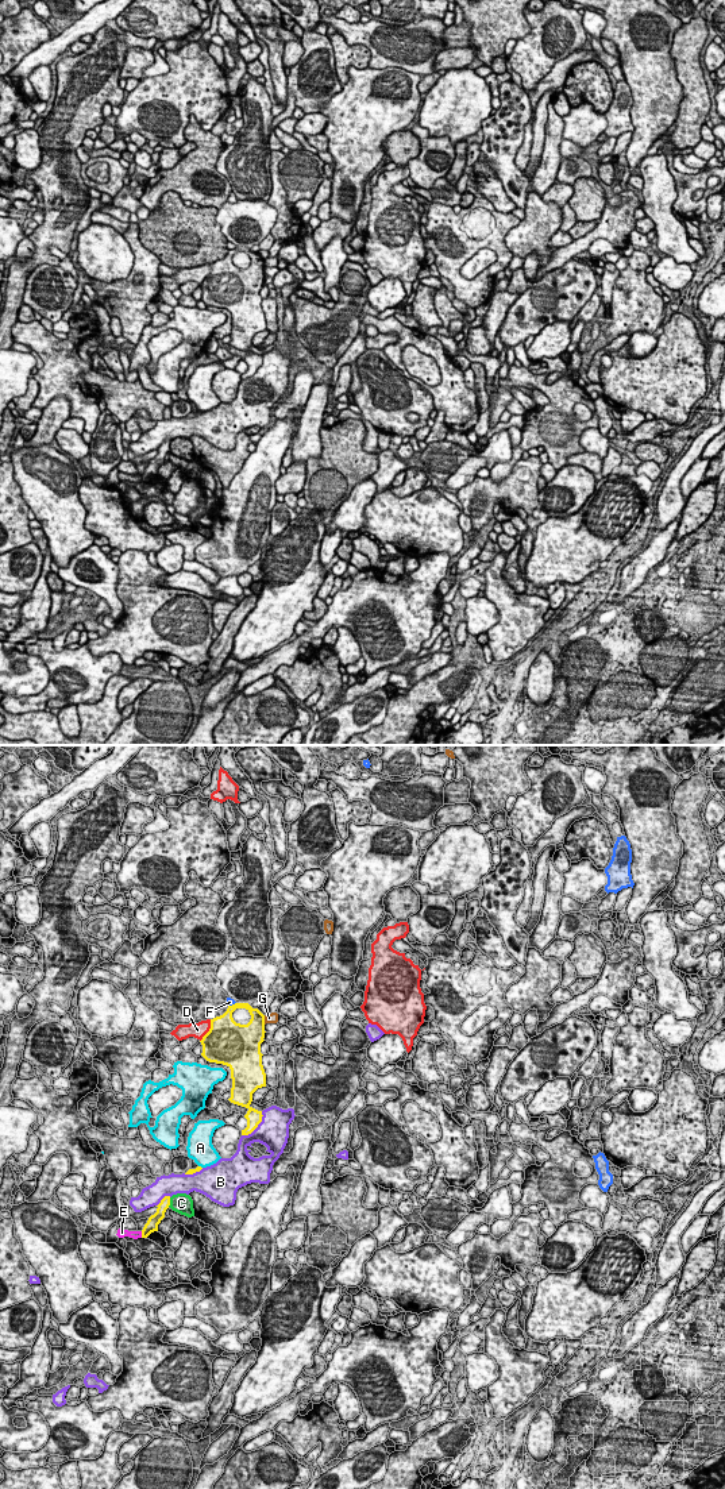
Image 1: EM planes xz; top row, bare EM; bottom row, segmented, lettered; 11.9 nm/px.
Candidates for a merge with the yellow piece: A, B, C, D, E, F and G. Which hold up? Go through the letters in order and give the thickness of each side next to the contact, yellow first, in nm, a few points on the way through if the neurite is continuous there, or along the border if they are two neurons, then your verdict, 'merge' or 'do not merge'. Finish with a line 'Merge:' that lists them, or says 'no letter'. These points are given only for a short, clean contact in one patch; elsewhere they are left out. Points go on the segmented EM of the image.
A: calibres 60 and 300 nm; do not merge
B: calibres 190 and 380 nm; do not merge
C: calibres 120 and 240 nm; border xz (170, 1198), (168, 1206); do not merge
D: calibres 500 and 190 nm; do not merge
E: calibres 140 and 120 nm; border xz (141, 1231), (142, 1237); do not merge
F: calibres 240 and 90 nm; do not merge
G: calibres 300 and 130 nm; do not merge
Merge: no letter

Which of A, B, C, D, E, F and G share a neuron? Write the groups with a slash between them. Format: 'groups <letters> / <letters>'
groups A / B / C / D / E / F / G

